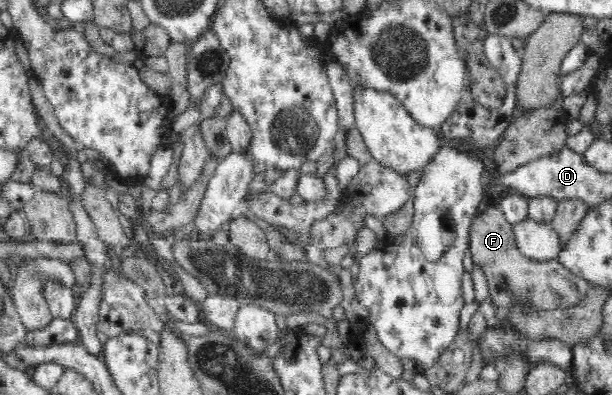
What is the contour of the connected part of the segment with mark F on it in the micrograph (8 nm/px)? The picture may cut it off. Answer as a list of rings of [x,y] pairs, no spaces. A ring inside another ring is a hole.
[[[496,206],[484,208],[471,223],[469,250],[472,265],[478,266],[487,278],[489,297],[497,309],[512,309],[516,302],[543,311],[572,308],[587,296],[589,285],[567,270],[558,259],[538,263],[520,252],[513,226]]]

